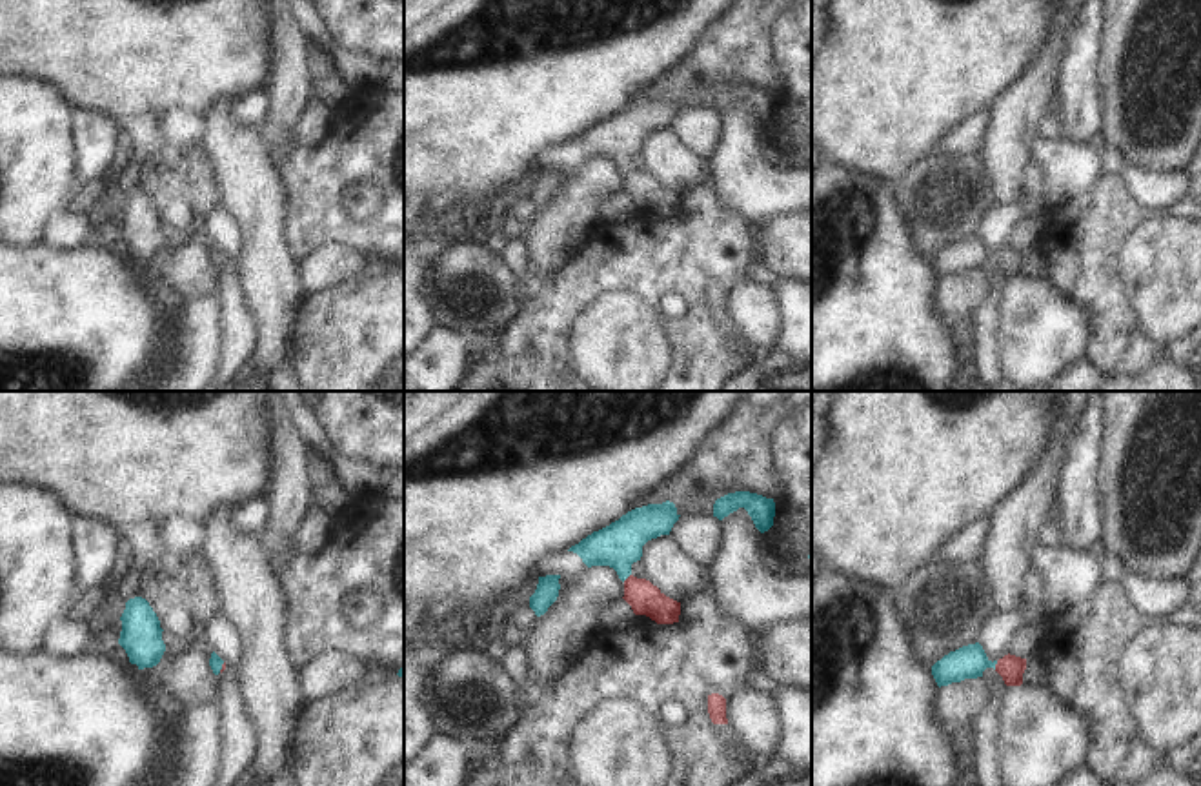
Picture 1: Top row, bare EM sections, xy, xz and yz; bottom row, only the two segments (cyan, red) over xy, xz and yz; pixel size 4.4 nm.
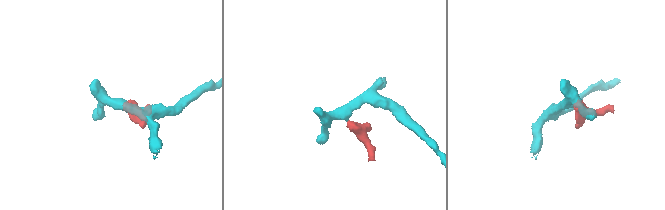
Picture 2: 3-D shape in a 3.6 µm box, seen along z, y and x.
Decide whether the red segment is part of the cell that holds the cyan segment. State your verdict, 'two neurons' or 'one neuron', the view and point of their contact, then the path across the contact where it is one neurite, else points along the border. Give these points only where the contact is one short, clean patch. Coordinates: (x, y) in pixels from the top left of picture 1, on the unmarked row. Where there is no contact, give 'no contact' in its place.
one neuron | yz (996, 255) | across yz (970, 253), (996, 255), (1010, 261)

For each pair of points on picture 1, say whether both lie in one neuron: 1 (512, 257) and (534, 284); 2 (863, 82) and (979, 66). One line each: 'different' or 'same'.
1: same
2: same

